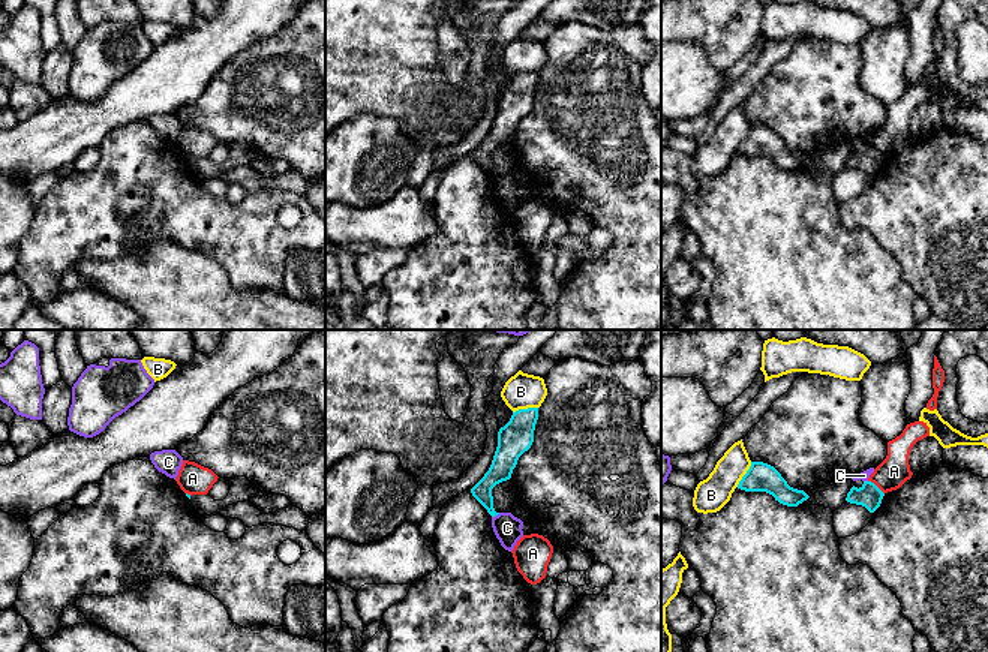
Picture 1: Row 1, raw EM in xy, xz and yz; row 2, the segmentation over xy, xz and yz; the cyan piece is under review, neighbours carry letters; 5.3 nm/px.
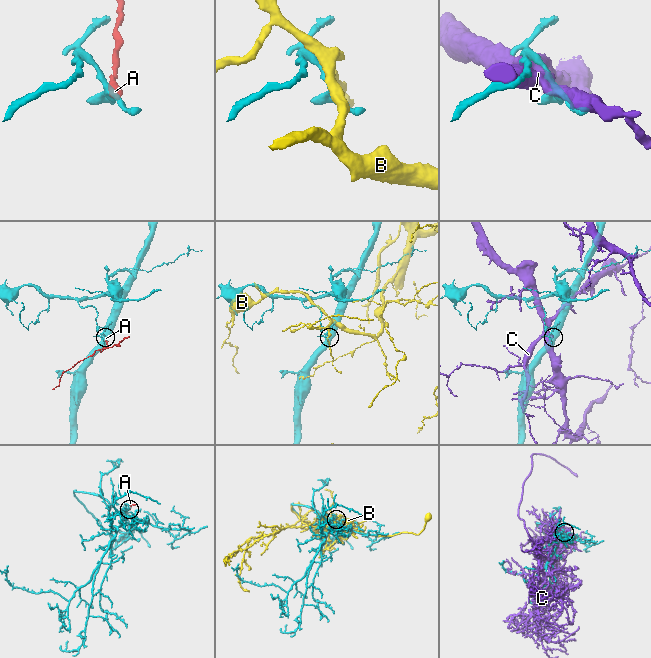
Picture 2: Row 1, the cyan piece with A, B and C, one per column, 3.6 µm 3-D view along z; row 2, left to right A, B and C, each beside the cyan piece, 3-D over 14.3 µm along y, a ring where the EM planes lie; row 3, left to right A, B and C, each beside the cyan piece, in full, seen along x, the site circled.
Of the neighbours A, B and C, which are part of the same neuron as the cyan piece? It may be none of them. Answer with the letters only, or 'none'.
none

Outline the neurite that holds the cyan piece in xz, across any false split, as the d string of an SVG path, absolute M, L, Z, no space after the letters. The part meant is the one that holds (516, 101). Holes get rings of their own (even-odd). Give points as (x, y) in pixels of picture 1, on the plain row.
M538 72L519 73L498 96L498 111L489 135L471 153L472 160L495 181L492 153L511 142L519 121L534 106L534 94L538 84Z

